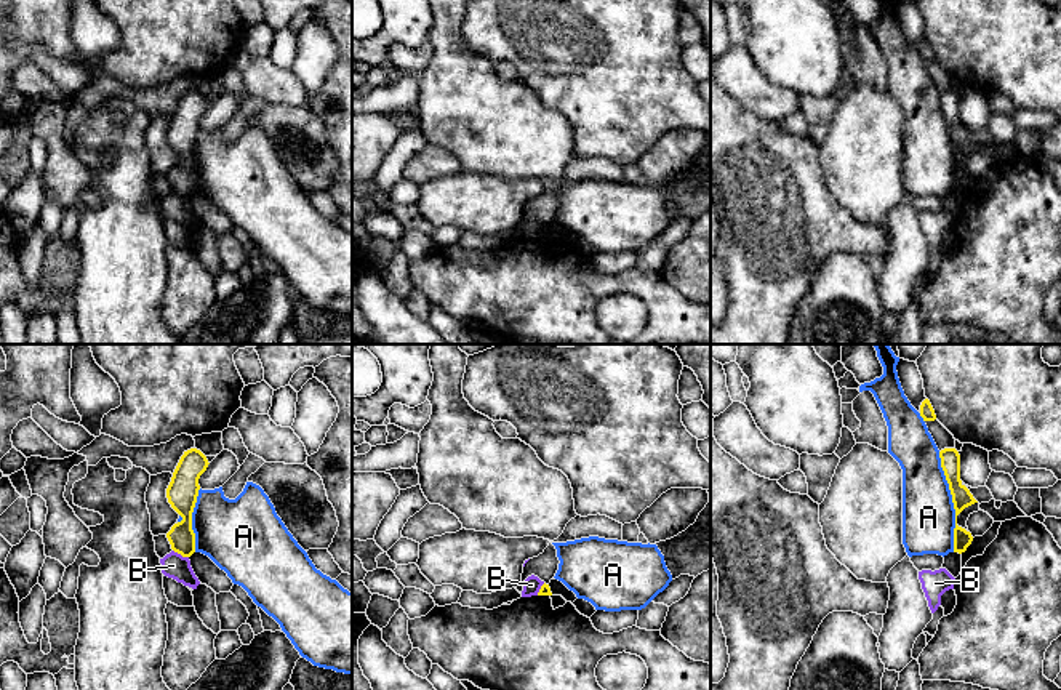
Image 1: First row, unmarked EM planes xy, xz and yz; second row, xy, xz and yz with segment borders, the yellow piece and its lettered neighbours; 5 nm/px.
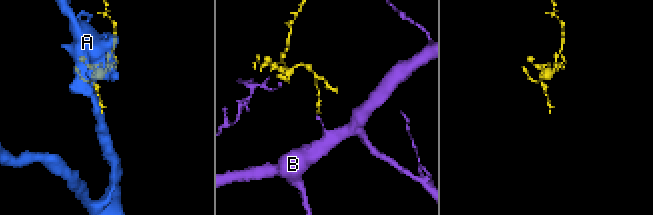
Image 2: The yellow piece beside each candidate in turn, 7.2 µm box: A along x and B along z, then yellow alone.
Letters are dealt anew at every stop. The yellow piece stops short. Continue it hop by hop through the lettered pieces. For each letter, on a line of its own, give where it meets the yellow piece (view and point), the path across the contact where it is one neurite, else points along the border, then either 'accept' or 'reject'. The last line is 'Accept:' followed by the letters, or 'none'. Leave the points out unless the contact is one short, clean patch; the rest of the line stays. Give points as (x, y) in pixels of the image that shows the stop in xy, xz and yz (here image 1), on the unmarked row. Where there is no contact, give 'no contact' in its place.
A: meets yellow in yz at (952, 143); reject
B: meets yellow in xy at (181, 196); border along xy (173, 191), (188, 199); reject
Accept: none

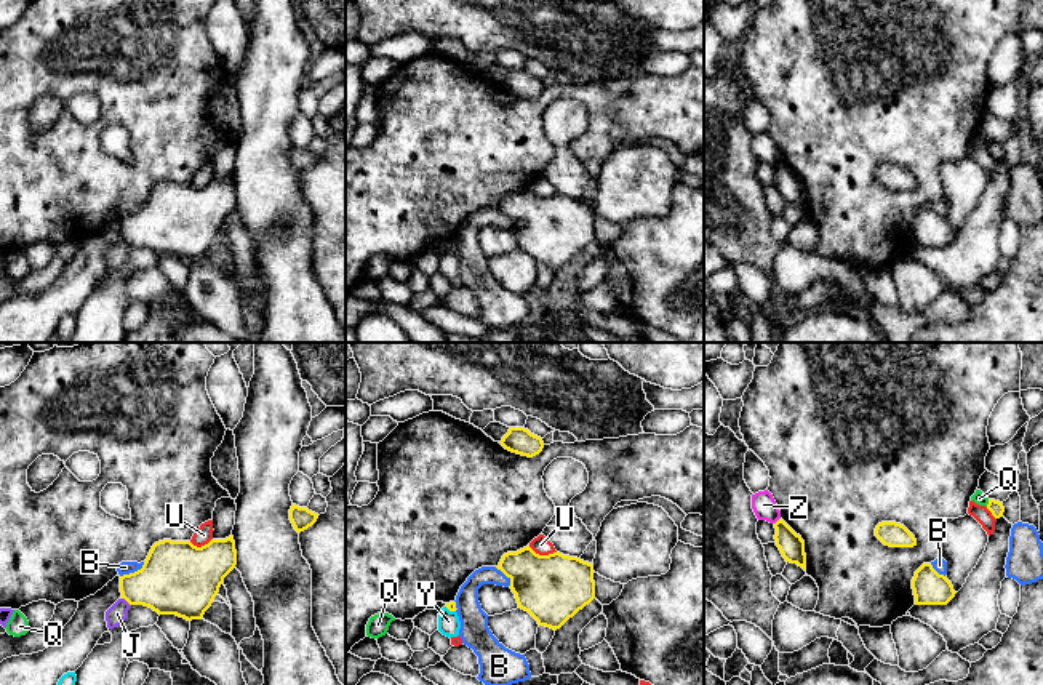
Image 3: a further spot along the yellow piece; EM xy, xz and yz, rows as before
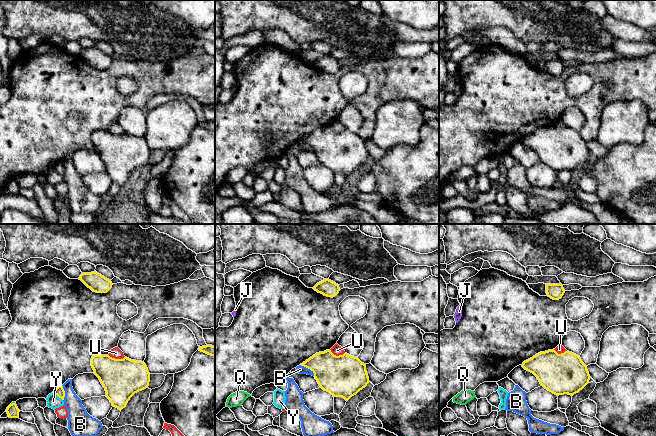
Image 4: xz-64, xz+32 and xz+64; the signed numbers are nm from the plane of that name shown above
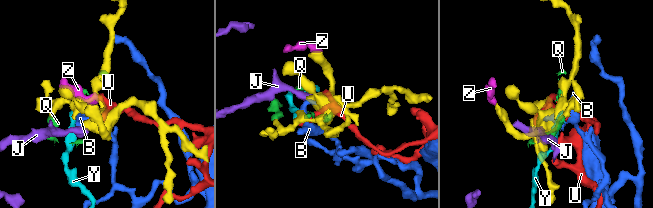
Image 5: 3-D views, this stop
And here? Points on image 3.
B: meets yellow in xy at (135, 213); reject
J: meets yellow in xy at (127, 242); border along xy (122, 239), (130, 247); reject
Q: meets yellow in yz at (989, 144); reject
U: meets yellow in xz at (543, 197); reject
Y: meets yellow in xz at (450, 252); border along xz (445, 247), (455, 253); reject
Z: meets yellow in yz at (778, 162); runs through yz (791, 186), (778, 162), (763, 146); accept
Accept: Z

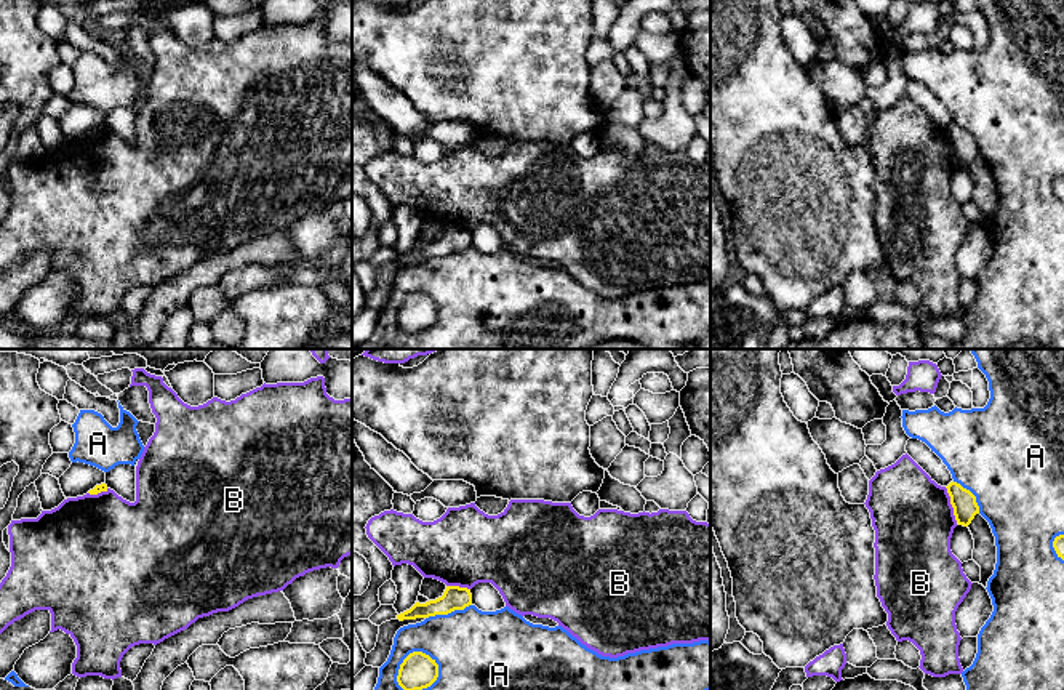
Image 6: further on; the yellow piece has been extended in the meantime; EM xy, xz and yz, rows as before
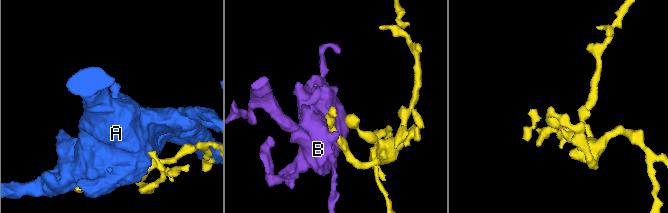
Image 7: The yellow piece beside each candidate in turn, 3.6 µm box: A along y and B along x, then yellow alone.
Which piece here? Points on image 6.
A: meets yellow in xz at (400, 309); reject
B: meets yellow in yz at (951, 144); border along yz (944, 128), (957, 164); reject
Accept: none

